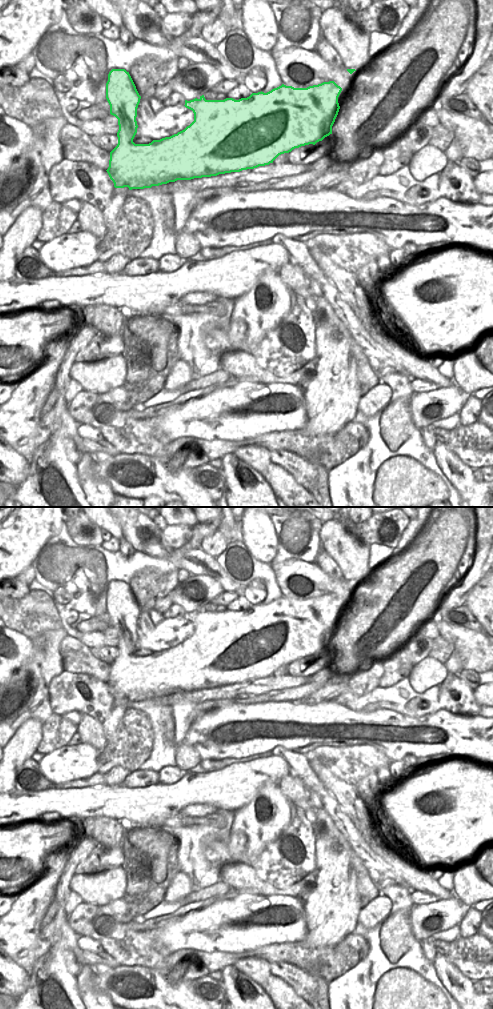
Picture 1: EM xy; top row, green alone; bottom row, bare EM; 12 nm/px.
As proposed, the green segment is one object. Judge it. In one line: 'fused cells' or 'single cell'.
fused cells

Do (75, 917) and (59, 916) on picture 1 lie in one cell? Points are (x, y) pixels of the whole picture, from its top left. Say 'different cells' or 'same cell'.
different cells

